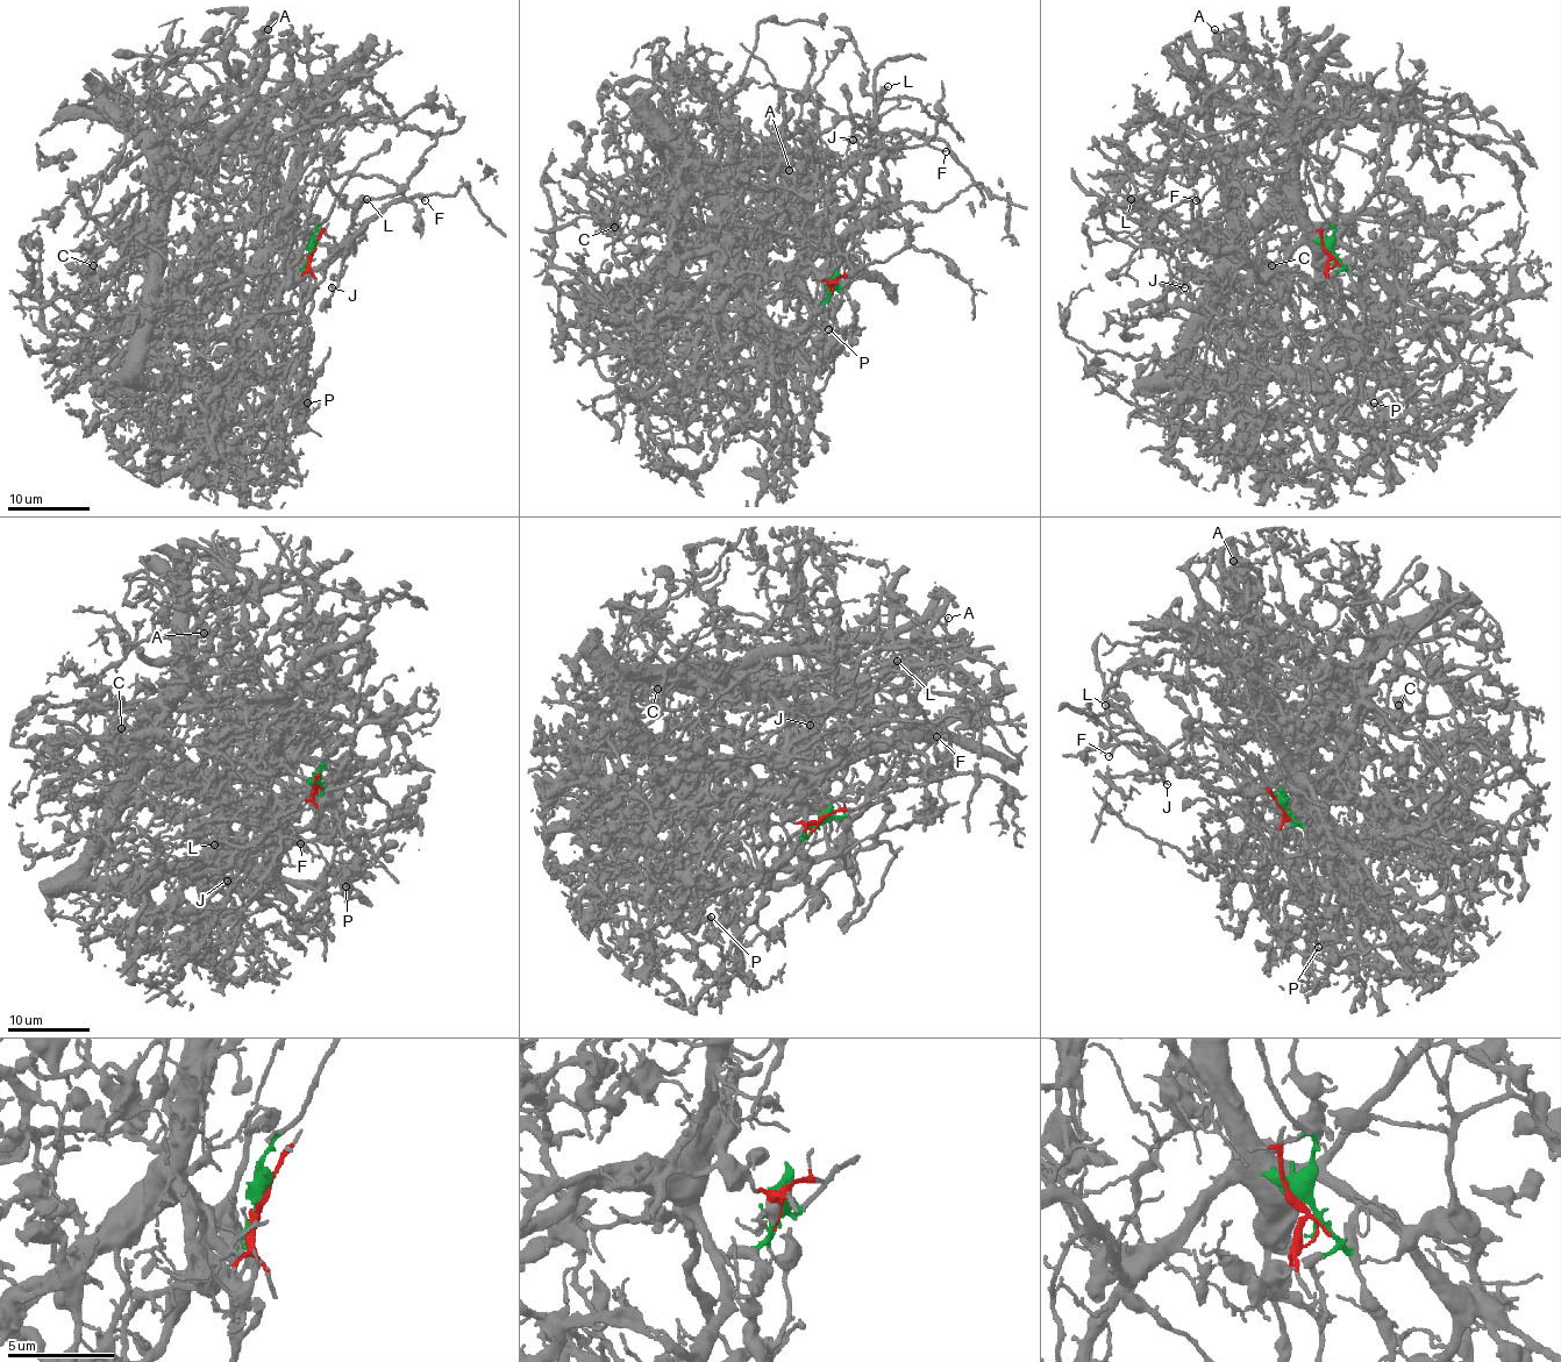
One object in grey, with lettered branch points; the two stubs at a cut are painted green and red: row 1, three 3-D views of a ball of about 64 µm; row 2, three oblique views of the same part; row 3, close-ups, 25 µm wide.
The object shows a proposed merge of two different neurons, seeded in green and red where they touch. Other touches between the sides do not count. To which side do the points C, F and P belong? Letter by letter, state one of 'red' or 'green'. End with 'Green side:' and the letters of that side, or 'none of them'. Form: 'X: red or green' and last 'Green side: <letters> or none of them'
C: red
F: green
P: green
Green side: F, P

